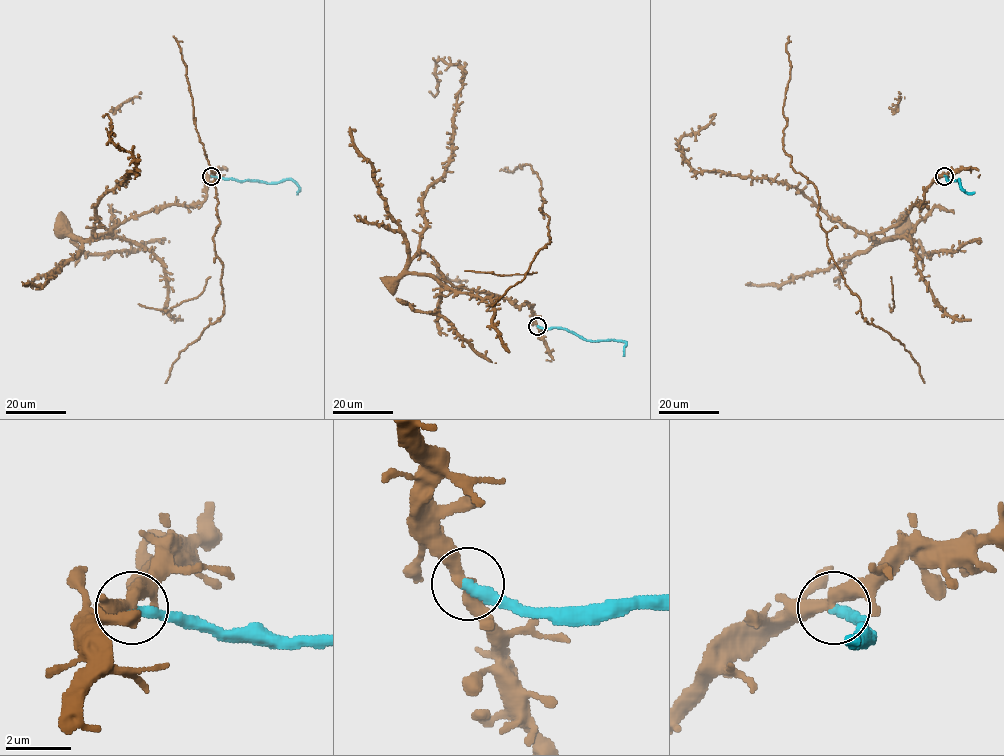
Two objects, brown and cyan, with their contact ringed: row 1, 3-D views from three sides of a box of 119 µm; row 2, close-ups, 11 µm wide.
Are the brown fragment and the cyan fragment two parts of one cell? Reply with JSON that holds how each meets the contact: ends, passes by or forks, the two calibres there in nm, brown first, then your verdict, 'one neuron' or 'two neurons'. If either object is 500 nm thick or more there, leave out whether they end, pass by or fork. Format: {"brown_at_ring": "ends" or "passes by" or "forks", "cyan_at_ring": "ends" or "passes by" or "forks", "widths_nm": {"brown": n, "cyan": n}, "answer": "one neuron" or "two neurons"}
{"brown_at_ring": "passes by", "cyan_at_ring": "ends", "widths_nm": {"brown": 400, "cyan": 360}, "answer": "two neurons"}

